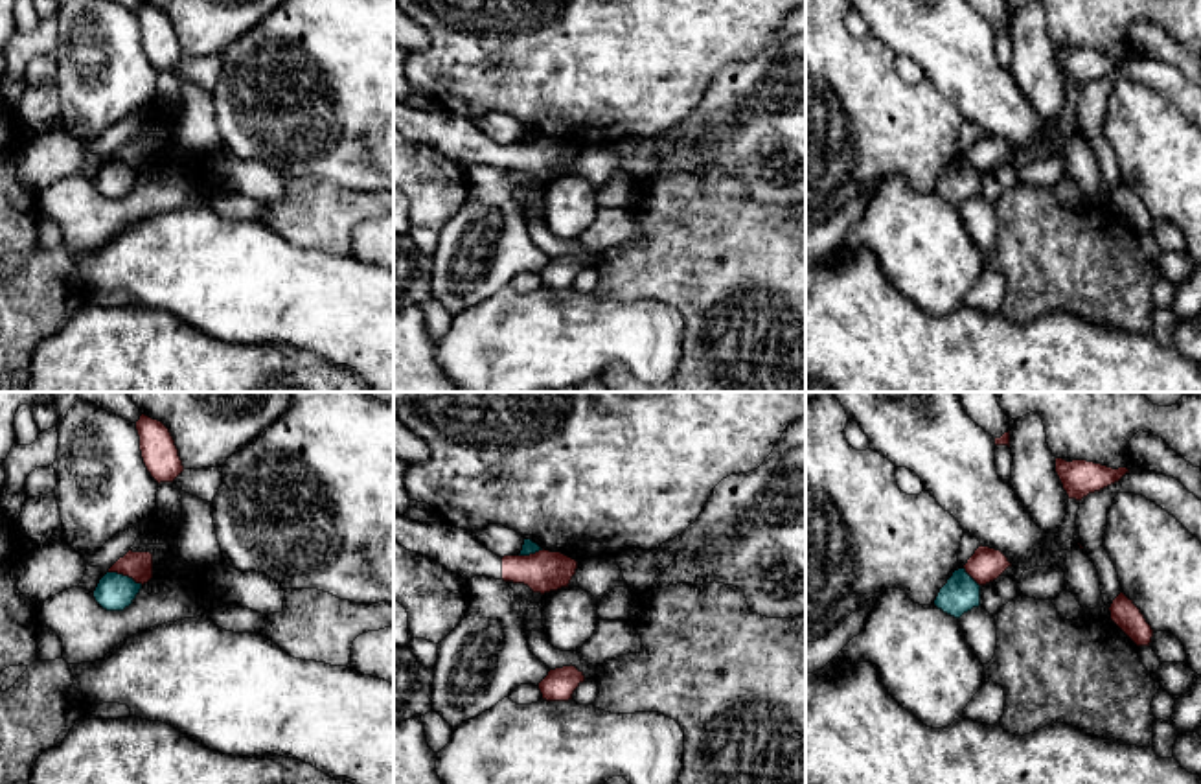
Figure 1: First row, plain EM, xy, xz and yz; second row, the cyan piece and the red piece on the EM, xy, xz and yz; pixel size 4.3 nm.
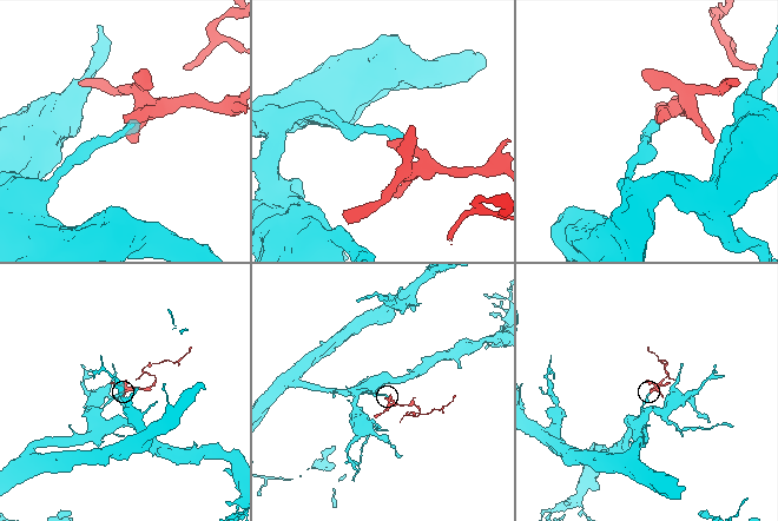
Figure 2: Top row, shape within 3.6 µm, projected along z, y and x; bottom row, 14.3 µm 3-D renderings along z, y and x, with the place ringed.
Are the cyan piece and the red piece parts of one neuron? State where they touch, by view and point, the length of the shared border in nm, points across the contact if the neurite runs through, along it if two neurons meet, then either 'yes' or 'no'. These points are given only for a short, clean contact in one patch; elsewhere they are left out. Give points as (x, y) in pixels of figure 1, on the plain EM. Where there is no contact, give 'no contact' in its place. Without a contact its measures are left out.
xy (125, 164) | 160 nm | along xy (109, 159), (127, 162), (142, 172) | no

